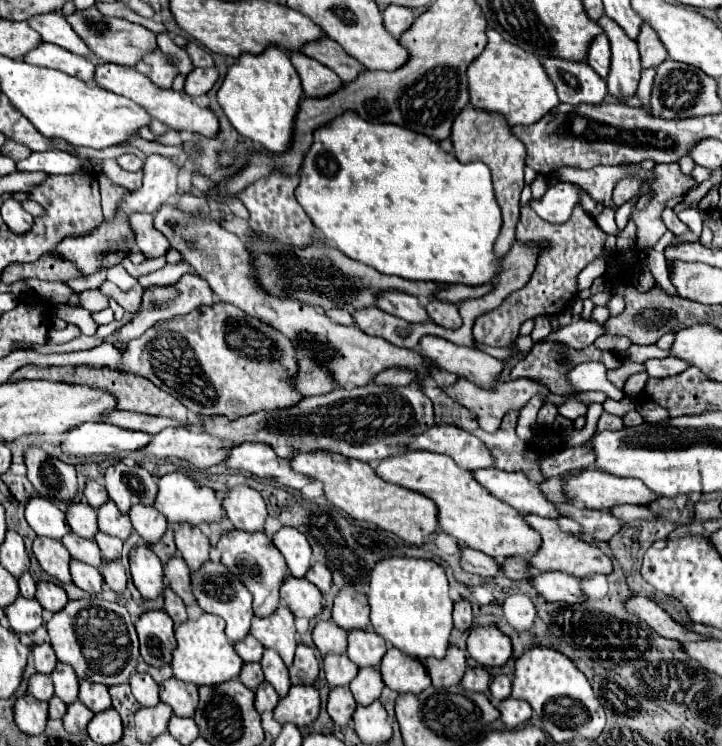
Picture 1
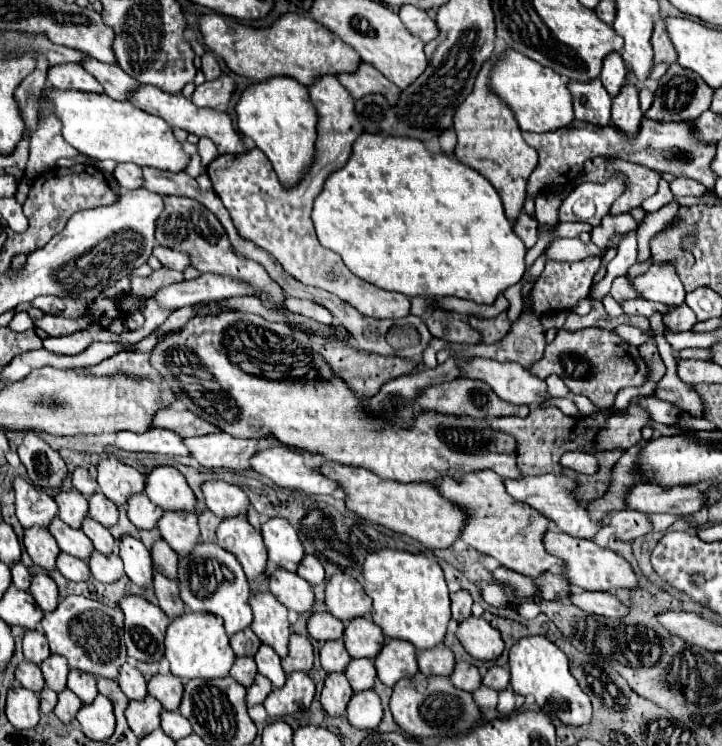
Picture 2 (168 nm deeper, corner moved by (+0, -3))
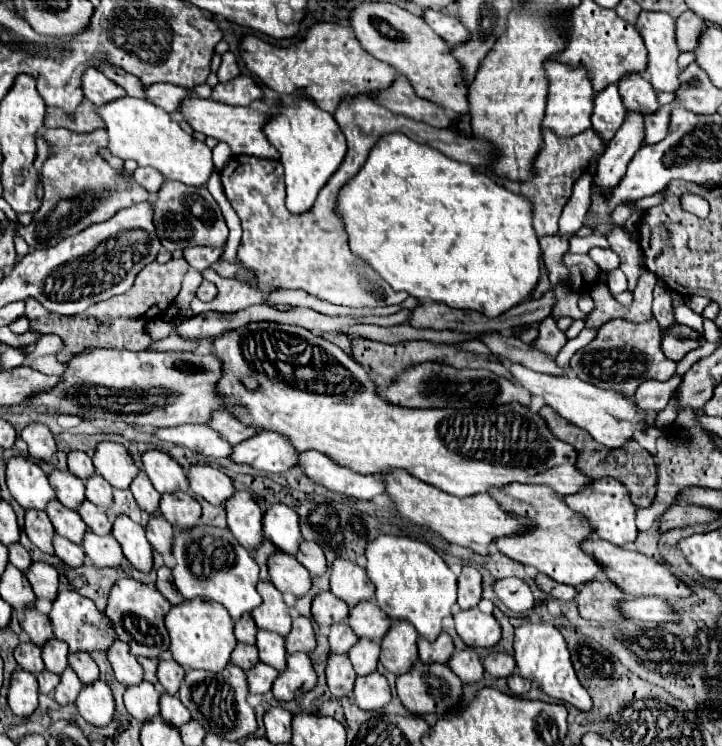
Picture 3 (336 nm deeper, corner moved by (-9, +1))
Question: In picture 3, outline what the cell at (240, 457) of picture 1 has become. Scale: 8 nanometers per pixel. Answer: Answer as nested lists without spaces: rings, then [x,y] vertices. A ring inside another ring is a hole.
[[[318,451],[298,453],[296,469],[300,469],[314,483],[324,485],[326,489],[342,493],[352,499],[372,499],[374,495],[384,493],[382,479],[342,467]]]

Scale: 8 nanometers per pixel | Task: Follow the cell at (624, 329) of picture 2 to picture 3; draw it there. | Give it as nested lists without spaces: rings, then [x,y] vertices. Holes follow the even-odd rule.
[[[674,321],[670,327],[662,329],[662,335],[674,335],[674,337],[680,337],[680,339],[702,341],[702,335],[700,335],[696,329],[688,327],[688,325],[684,325],[684,323],[678,323],[678,321]]]

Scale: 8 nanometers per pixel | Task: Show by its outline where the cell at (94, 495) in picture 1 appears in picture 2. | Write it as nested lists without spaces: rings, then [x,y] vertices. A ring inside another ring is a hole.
[[[75,467],[75,471],[73,471],[73,487],[79,493],[83,493],[85,497],[89,497],[89,495],[93,495],[97,491],[97,481],[89,475],[87,469]]]

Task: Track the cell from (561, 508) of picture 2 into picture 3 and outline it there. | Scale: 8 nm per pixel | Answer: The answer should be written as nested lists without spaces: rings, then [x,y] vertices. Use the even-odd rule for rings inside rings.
[[[602,477],[602,479],[594,479],[592,483],[588,483],[584,489],[580,489],[574,495],[566,495],[564,503],[568,503],[568,507],[576,513],[580,513],[582,517],[586,517],[592,525],[592,533],[598,535],[600,539],[606,539],[614,545],[626,545],[632,543],[636,539],[636,525],[634,525],[634,505],[628,499],[628,491],[626,487],[610,477]]]

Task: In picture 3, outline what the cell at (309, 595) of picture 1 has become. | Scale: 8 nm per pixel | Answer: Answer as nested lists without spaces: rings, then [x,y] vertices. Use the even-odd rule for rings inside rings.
[[[276,551],[268,559],[268,571],[270,571],[270,581],[282,593],[304,597],[312,589],[312,577],[308,575],[308,571],[304,571],[304,565],[298,563],[296,557],[284,555],[282,551]]]

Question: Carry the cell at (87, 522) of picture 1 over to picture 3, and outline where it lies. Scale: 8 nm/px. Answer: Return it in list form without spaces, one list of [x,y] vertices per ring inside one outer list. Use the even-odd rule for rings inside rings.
[[[54,471],[48,479],[50,479],[52,489],[56,491],[58,501],[60,501],[64,507],[76,511],[76,509],[82,505],[82,501],[86,499],[84,481],[78,479],[76,475],[72,475],[70,471]]]

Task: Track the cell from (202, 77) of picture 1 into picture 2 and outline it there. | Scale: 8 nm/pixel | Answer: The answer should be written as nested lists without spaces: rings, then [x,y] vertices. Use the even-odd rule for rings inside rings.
[[[221,75],[215,81],[205,81],[199,85],[191,97],[197,107],[219,107],[227,105],[235,91],[235,81],[229,75]]]

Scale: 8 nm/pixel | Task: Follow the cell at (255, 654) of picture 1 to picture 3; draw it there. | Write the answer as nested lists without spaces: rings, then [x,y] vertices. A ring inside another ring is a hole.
[[[244,615],[244,619],[236,621],[234,625],[234,635],[240,643],[248,643],[248,645],[254,645],[256,643],[256,633],[258,633],[258,627],[252,619],[252,615]]]

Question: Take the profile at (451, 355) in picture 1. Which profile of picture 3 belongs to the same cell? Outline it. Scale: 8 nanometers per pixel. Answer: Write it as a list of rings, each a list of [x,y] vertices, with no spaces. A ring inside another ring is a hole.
[[[512,363],[508,367],[508,371],[510,371],[514,383],[522,385],[532,395],[544,397],[546,405],[552,407],[552,411],[556,411],[560,417],[576,423],[578,427],[590,431],[590,435],[606,447],[622,447],[628,439],[634,437],[634,431],[638,431],[638,429],[644,431],[644,417],[638,415],[636,405],[630,397],[616,395],[616,391],[598,389],[576,377],[556,377],[556,375],[536,373],[528,367],[522,367],[520,363]]]

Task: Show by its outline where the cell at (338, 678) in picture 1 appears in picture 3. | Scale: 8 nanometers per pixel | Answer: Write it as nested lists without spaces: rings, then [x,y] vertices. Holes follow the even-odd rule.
[[[336,623],[336,625],[332,625],[332,629],[330,629],[330,651],[332,653],[336,653],[336,655],[344,655],[344,653],[348,653],[354,645],[356,645],[356,633],[350,629],[350,625],[348,623]]]

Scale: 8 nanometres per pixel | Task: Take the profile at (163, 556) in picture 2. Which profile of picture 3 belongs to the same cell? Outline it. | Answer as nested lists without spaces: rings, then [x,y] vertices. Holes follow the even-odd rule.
[[[154,515],[146,527],[146,535],[150,545],[160,553],[160,555],[170,555],[172,553],[172,545],[174,545],[174,529],[172,525],[160,517]]]

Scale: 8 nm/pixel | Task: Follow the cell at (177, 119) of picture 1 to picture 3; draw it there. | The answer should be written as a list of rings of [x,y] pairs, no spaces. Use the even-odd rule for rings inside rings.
[[[186,97],[182,99],[180,115],[190,123],[194,131],[200,131],[208,137],[214,137],[218,141],[228,143],[234,155],[254,155],[254,157],[266,157],[266,159],[278,159],[278,151],[268,143],[268,139],[262,133],[262,125],[268,121],[268,113],[254,111],[250,107],[228,107],[210,99],[200,97]]]

